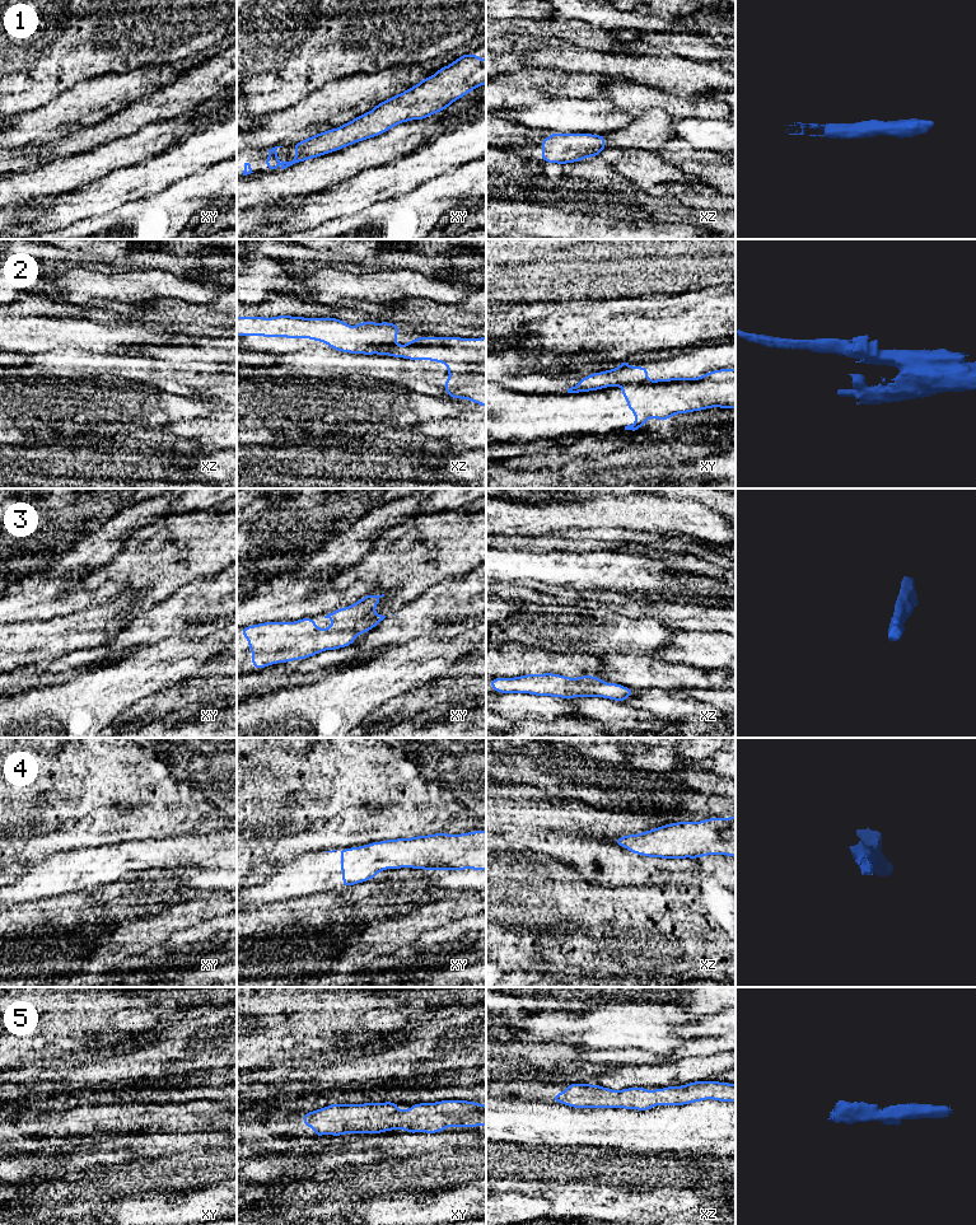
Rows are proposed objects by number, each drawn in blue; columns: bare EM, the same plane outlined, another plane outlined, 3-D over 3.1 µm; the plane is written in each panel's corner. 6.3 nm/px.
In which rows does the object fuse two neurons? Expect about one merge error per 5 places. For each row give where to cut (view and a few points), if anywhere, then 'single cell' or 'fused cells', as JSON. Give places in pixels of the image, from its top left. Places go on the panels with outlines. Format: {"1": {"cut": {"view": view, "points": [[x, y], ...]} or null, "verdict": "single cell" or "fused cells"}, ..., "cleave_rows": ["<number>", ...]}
{"1": {"cut": null, "verdict": "single cell"}, "2": {"cut": {"view": "xy", "points": [[647, 379], [627, 382], [621, 386]]}, "verdict": "fused cells"}, "3": {"cut": null, "verdict": "single cell"}, "4": {"cut": null, "verdict": "single cell"}, "5": {"cut": null, "verdict": "single cell"}, "cleave_rows": ["2"]}

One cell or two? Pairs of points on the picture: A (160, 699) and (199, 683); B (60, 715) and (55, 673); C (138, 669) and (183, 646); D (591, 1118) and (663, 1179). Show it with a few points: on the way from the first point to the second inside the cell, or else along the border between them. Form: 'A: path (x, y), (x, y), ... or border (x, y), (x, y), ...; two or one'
A: path (169, 699), (181, 697), (190, 692); one
B: border (78, 674), (62, 683), (43, 688); two
C: path (149, 664), (166, 663), (172, 658); one
D: border (603, 1146), (630, 1153), (663, 1154); two

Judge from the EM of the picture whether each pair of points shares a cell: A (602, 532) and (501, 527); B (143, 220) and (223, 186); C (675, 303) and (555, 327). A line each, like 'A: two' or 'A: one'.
A: two
B: one
C: one

